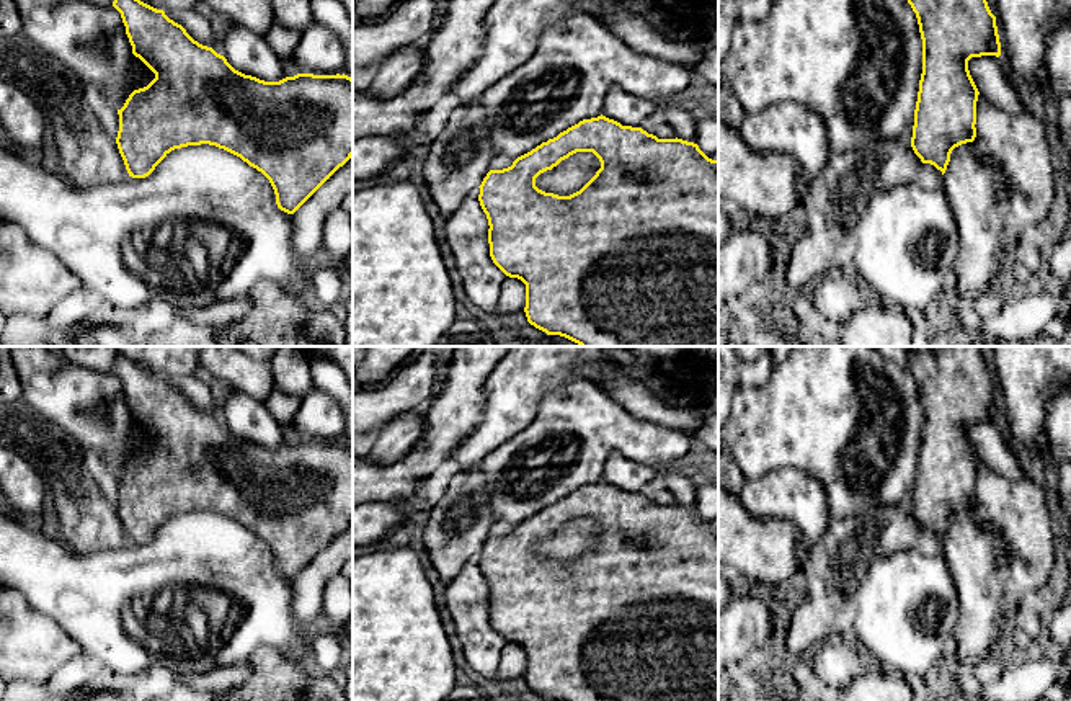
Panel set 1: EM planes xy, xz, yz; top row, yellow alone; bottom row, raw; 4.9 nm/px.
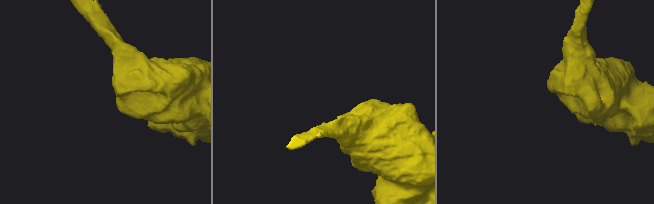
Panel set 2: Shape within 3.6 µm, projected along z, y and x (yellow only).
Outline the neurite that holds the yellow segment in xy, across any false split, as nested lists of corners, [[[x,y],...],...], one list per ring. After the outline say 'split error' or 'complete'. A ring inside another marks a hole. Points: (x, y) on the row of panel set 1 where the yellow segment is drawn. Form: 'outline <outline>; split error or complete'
outline [[[114,0],[121,13],[132,54],[155,78],[134,90],[118,109],[116,144],[132,178],[149,176],[175,149],[209,144],[224,149],[261,172],[271,183],[276,204],[294,214],[340,167],[353,157],[353,78],[348,75],[297,74],[279,82],[264,82],[235,70],[224,56],[194,41],[186,29],[140,0]]]; complete

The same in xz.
outline [[[606,116],[583,119],[542,142],[531,152],[518,157],[511,167],[490,170],[478,194],[480,206],[488,219],[488,243],[493,263],[509,278],[526,284],[526,317],[531,325],[547,335],[565,337],[580,346],[718,346],[718,160],[709,159],[697,144],[682,139],[658,139],[642,127],[622,126]],[[576,152],[593,152],[601,168],[576,193],[558,196],[536,186],[536,178],[557,167]]]; complete

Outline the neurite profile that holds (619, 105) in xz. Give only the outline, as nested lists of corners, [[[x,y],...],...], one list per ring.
[[[619,85],[609,87],[602,116],[620,123],[622,126],[640,127],[645,118],[655,113],[660,103],[635,96]]]

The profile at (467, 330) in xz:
[[[462,315],[434,346],[496,346],[496,333],[482,325],[478,315]]]

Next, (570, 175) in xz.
[[[576,152],[552,170],[540,173],[536,186],[545,193],[570,196],[580,191],[599,168],[601,162],[593,152]]]

